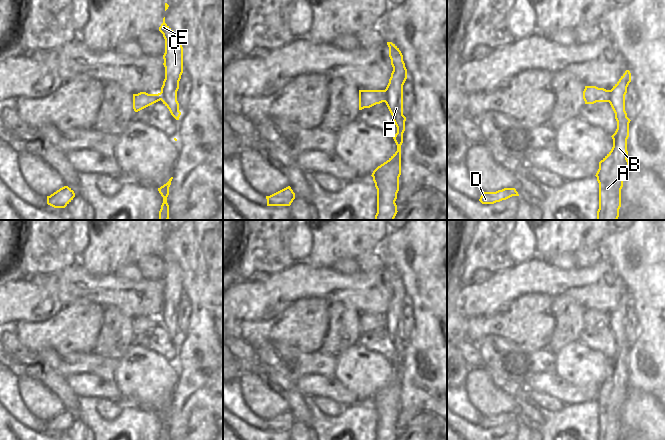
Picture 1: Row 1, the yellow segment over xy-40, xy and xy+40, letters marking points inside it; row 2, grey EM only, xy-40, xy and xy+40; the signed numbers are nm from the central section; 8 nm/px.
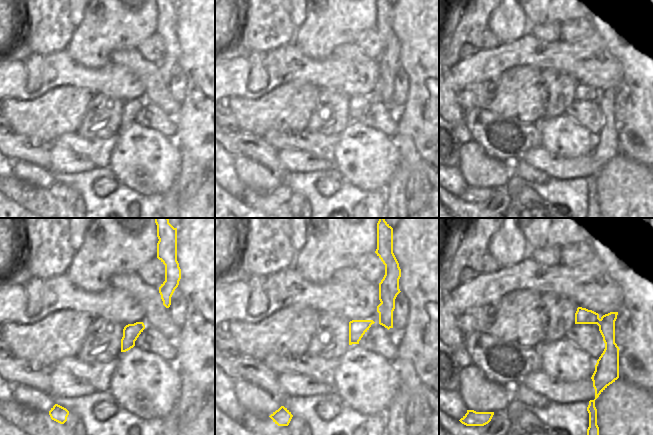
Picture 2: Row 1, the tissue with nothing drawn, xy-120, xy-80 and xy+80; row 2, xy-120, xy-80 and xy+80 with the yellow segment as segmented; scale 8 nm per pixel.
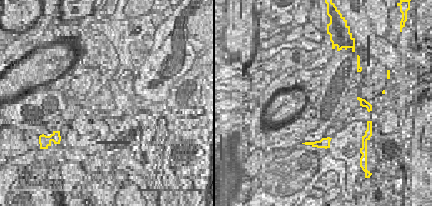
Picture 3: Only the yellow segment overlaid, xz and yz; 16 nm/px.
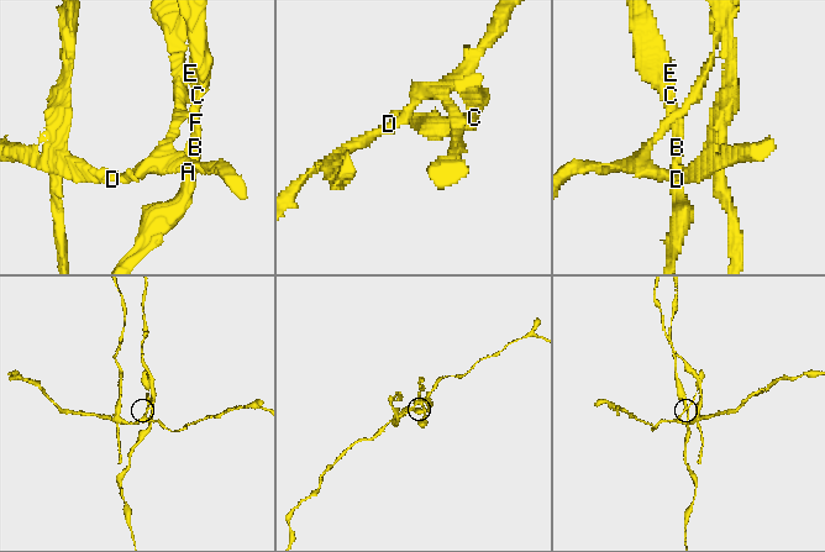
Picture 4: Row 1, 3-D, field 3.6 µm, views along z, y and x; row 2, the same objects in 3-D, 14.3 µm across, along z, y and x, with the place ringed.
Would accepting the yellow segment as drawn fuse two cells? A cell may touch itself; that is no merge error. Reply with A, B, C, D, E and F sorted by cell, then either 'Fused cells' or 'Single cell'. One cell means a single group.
Groups: A B C E F / D. Fused cells

